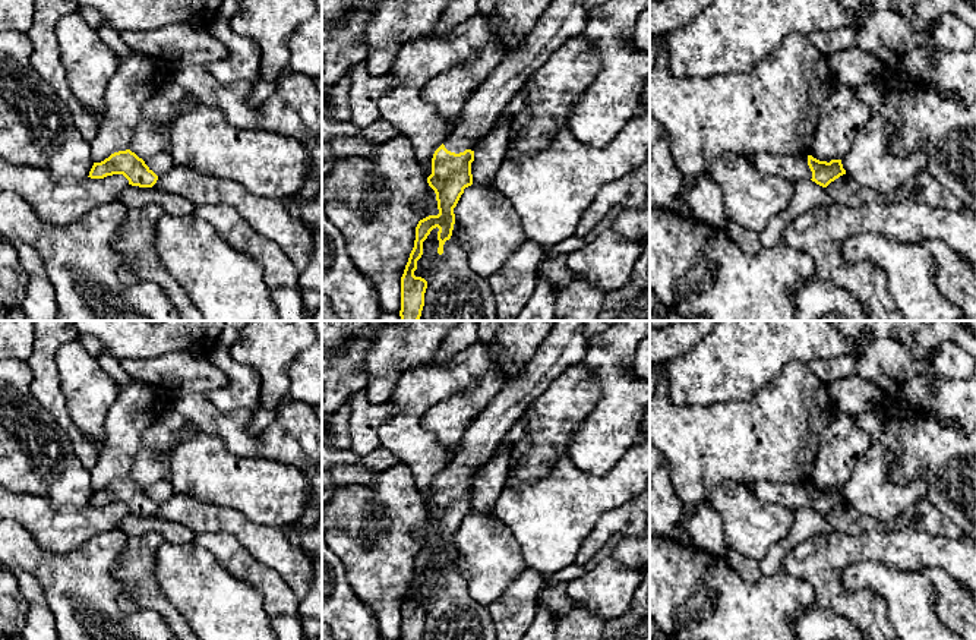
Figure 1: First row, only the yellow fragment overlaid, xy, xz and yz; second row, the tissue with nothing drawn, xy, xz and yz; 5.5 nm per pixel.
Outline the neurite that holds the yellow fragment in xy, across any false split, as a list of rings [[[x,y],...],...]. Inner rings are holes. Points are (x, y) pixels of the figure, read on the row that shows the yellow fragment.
[[[130,149],[111,154],[101,163],[94,163],[91,179],[104,179],[113,174],[123,174],[129,185],[139,187],[152,187],[158,176]]]

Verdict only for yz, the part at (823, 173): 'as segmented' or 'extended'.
extended

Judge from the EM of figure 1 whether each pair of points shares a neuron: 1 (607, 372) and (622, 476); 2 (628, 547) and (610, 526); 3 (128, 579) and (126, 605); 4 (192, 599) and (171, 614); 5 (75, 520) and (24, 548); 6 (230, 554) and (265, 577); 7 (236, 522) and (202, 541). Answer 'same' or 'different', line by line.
1: different
2: different
3: different
4: different
5: different
6: same
7: different

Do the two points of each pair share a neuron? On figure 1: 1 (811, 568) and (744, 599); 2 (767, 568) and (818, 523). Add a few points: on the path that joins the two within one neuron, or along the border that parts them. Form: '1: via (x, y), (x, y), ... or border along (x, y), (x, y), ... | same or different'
1: border along (783, 568), (805, 580), (814, 589), (817, 602) | different
2: via (776, 555), (805, 526) | same

